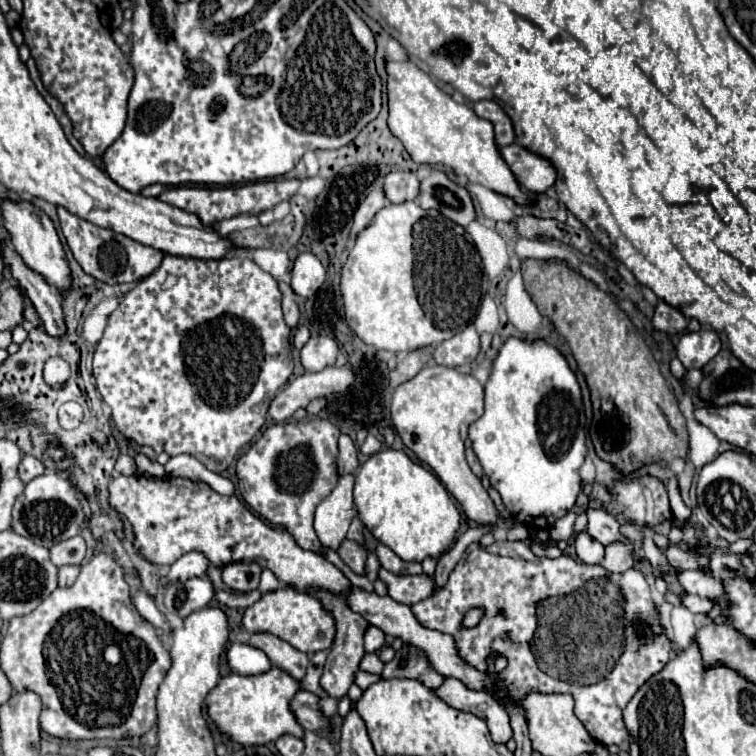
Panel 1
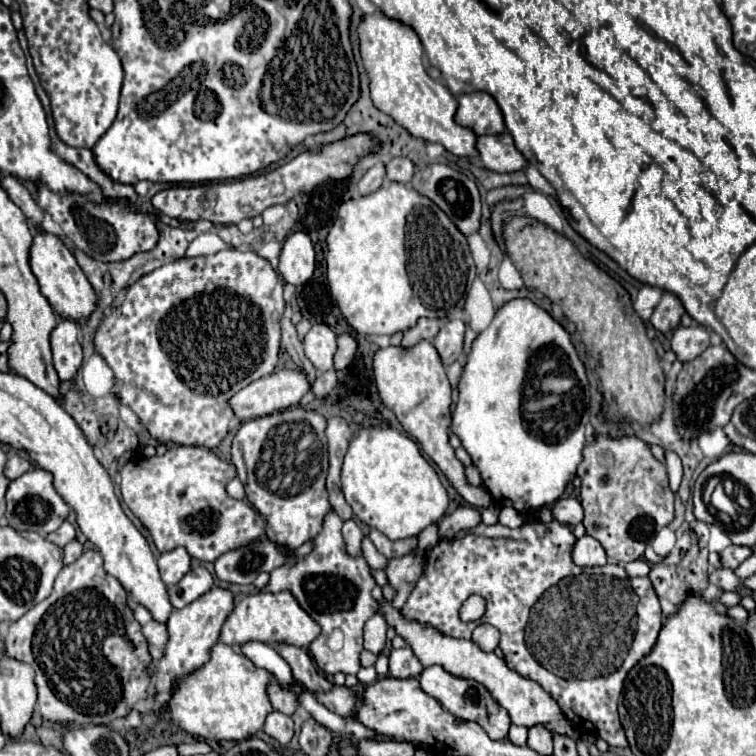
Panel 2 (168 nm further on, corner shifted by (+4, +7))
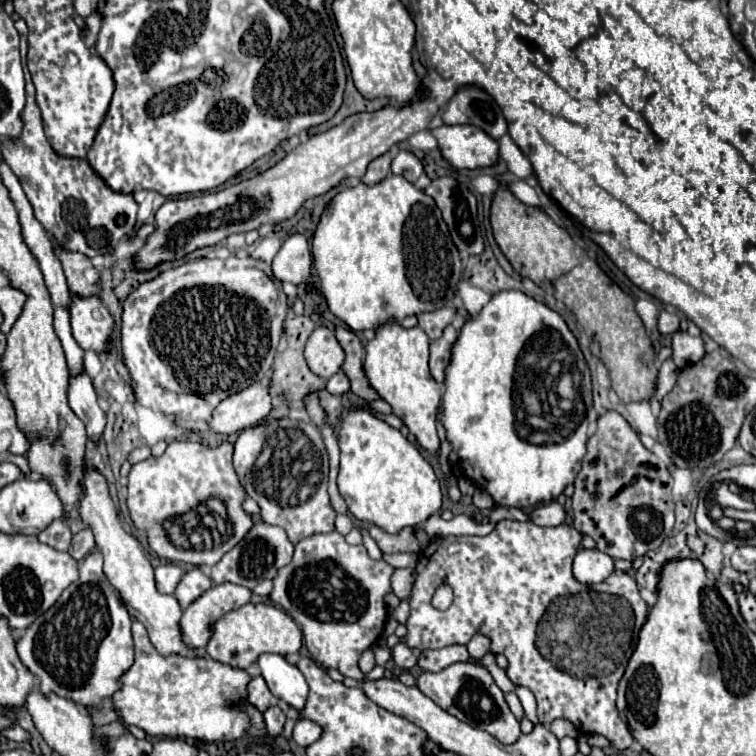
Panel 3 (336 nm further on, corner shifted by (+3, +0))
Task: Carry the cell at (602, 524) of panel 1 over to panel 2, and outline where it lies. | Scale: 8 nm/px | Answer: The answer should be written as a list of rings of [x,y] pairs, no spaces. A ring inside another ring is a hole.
[[[561,498],[553,504],[551,508],[551,514],[557,522],[561,524],[569,524],[569,526],[575,526],[583,520],[583,508],[581,508],[581,502],[575,500],[575,498]]]

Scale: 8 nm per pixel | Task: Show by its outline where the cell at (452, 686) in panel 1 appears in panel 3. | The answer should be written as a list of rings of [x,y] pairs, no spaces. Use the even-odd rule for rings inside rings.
[[[454,663],[452,667],[446,667],[440,673],[426,671],[418,677],[416,687],[420,687],[420,691],[426,697],[430,697],[436,705],[440,705],[444,711],[452,713],[454,717],[458,717],[460,721],[464,721],[476,729],[490,733],[500,743],[508,745],[520,737],[518,719],[508,709],[504,693],[500,691],[500,687],[494,683],[492,675],[484,667],[476,667],[472,663]]]

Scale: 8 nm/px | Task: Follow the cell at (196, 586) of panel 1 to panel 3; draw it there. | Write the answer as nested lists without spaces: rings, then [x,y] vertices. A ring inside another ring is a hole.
[[[198,567],[184,573],[182,581],[178,583],[176,591],[174,591],[174,597],[178,599],[180,607],[186,609],[190,603],[194,603],[204,591],[208,591],[212,587],[212,581],[210,577],[206,577]]]

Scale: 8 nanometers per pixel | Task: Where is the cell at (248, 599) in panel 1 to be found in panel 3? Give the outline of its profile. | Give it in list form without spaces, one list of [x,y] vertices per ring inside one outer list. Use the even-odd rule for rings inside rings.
[[[338,531],[332,533],[336,535],[314,535],[296,545],[292,563],[282,567],[274,579],[270,599],[302,625],[304,643],[316,663],[362,681],[358,659],[382,635],[384,595],[392,591],[390,575],[394,569],[386,561],[374,561],[364,545],[348,545]]]

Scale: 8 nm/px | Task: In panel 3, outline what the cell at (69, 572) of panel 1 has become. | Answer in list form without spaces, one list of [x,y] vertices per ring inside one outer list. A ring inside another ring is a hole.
[[[84,529],[84,531],[80,531],[80,533],[76,533],[76,535],[72,537],[72,545],[70,545],[70,551],[68,551],[68,553],[72,555],[72,559],[80,561],[80,559],[84,559],[92,549],[94,549],[94,535],[92,535],[92,531]]]

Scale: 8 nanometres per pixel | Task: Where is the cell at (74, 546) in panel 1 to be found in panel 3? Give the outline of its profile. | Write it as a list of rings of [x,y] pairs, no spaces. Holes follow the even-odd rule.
[[[56,519],[56,523],[48,525],[40,535],[38,539],[58,551],[68,551],[70,547],[70,541],[72,541],[72,533],[70,533],[70,527],[66,525],[64,519]]]

